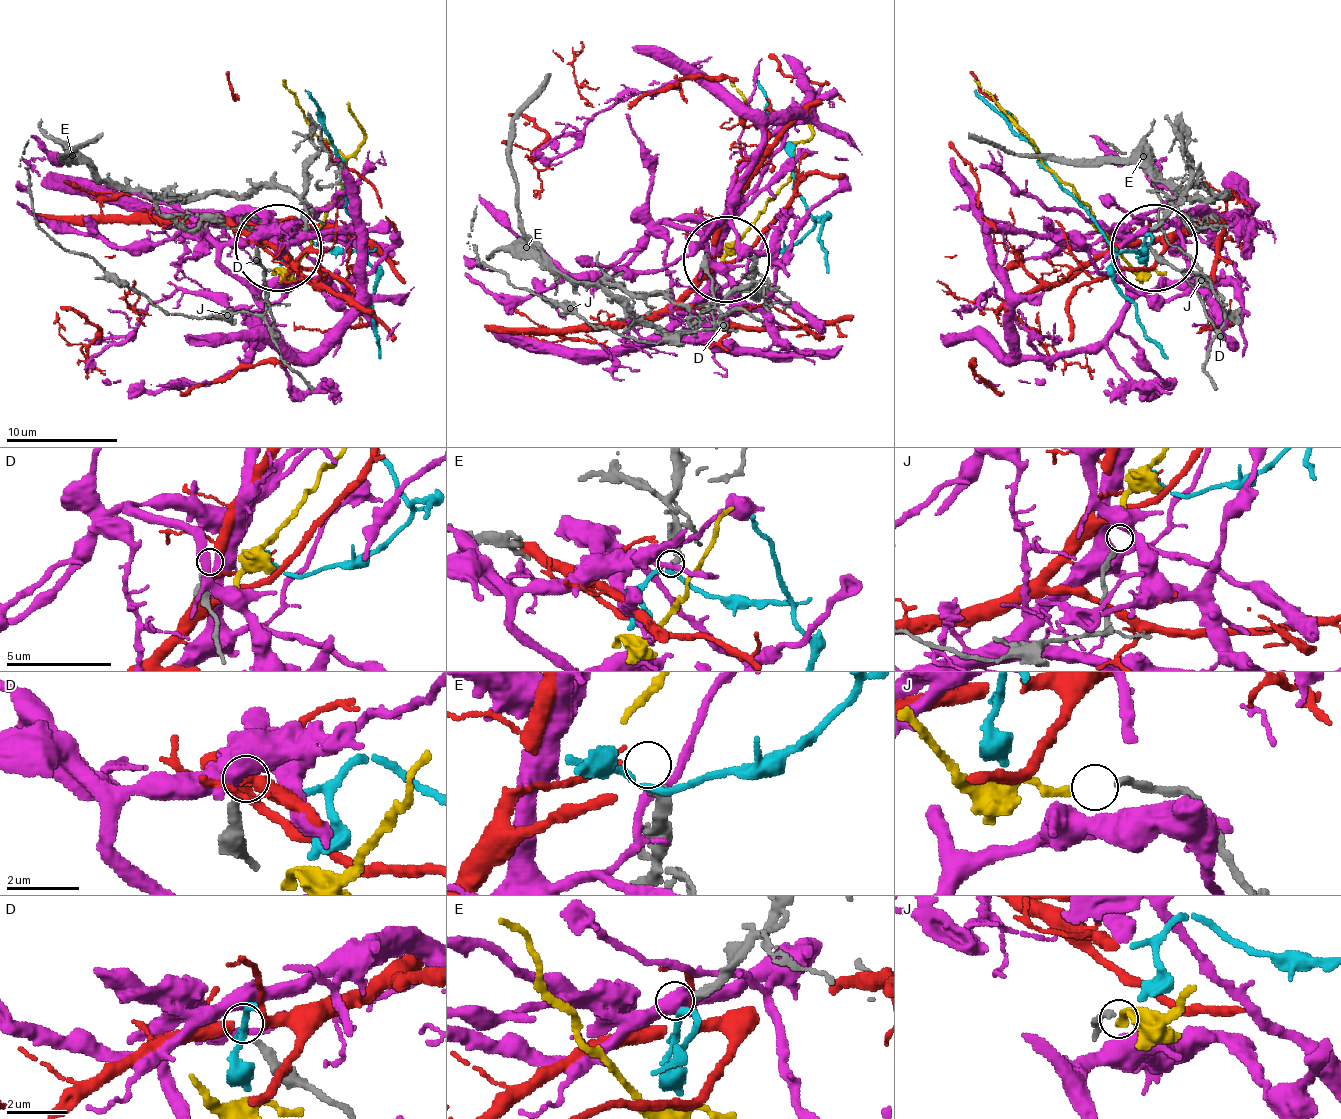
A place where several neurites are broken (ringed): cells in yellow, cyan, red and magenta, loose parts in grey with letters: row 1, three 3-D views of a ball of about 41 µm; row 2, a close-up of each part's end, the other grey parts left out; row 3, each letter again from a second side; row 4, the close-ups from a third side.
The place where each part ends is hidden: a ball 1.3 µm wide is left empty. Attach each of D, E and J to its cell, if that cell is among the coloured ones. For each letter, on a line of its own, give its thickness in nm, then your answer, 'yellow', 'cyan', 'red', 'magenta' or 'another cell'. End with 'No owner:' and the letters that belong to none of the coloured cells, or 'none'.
D: 280 nm | another cell
E: 320 nm | another cell
J: 190 nm | yellow
No owner: D, E

